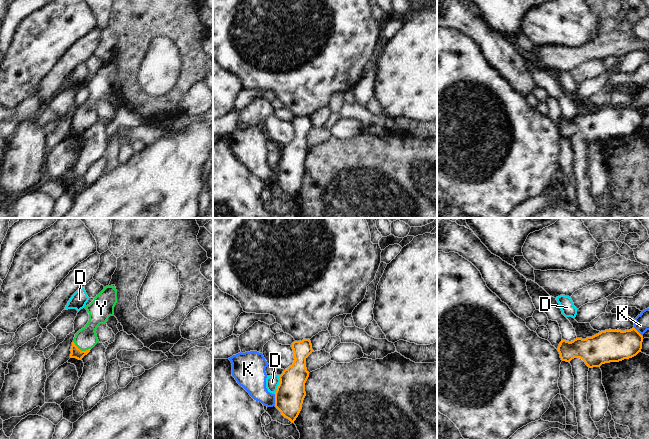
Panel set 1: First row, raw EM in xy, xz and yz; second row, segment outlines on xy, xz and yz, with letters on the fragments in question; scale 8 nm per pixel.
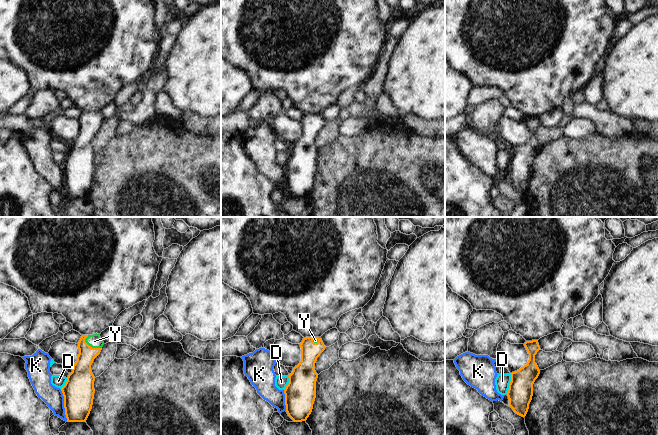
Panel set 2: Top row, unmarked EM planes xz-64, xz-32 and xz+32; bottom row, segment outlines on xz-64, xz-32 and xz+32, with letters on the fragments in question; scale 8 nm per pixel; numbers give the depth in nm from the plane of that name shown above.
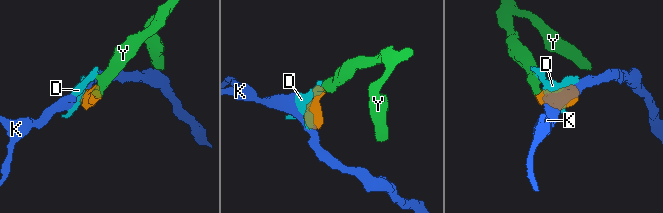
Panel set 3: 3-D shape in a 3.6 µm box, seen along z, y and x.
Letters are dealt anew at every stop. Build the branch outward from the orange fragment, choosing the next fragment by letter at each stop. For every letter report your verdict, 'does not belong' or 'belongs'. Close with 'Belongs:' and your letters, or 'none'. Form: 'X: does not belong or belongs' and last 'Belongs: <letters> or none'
D: does not belong
K: does not belong
Y: belongs
Belongs: Y

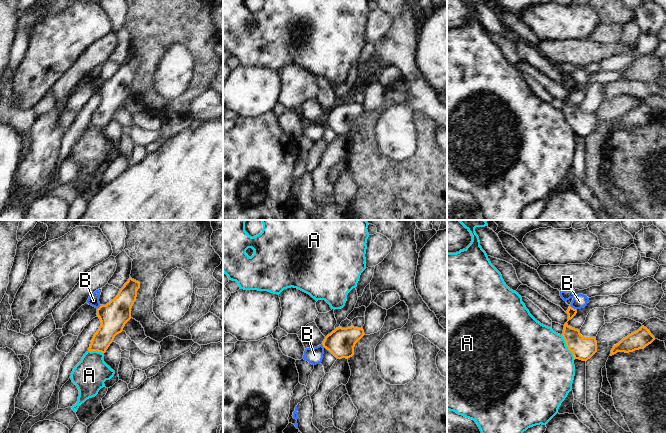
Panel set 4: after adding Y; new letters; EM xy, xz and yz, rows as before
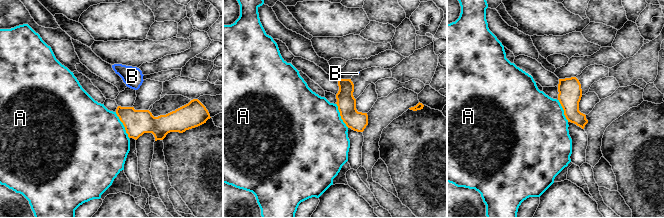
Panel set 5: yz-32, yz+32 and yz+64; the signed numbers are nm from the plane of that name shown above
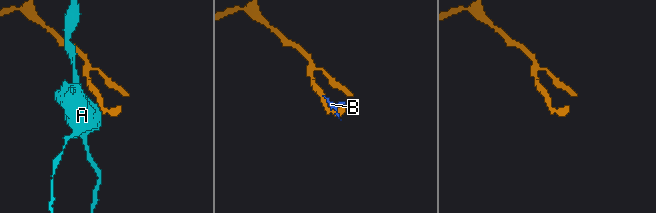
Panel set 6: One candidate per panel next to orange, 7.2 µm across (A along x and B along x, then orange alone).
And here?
A: does not belong
B: does not belong
Belongs: none

